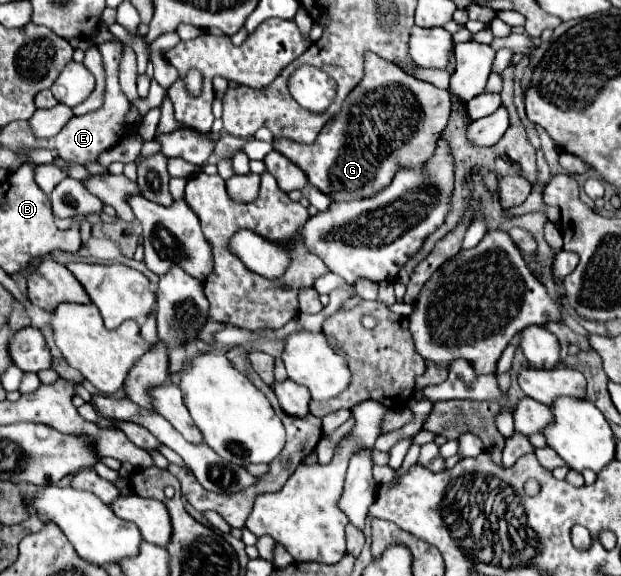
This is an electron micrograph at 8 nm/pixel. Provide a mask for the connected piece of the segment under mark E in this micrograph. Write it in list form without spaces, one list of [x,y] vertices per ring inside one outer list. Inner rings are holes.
[[[108,41],[102,46],[98,46],[102,56],[104,56],[104,68],[106,68],[106,92],[104,92],[104,104],[102,108],[88,112],[84,116],[74,116],[64,128],[62,132],[58,132],[58,136],[50,138],[50,146],[54,150],[58,150],[58,156],[66,162],[74,162],[74,164],[88,164],[88,162],[96,162],[96,158],[118,144],[120,138],[124,138],[126,134],[126,124],[124,124],[124,116],[130,110],[130,100],[124,96],[119,84],[119,63],[122,58],[122,44],[118,41]]]

